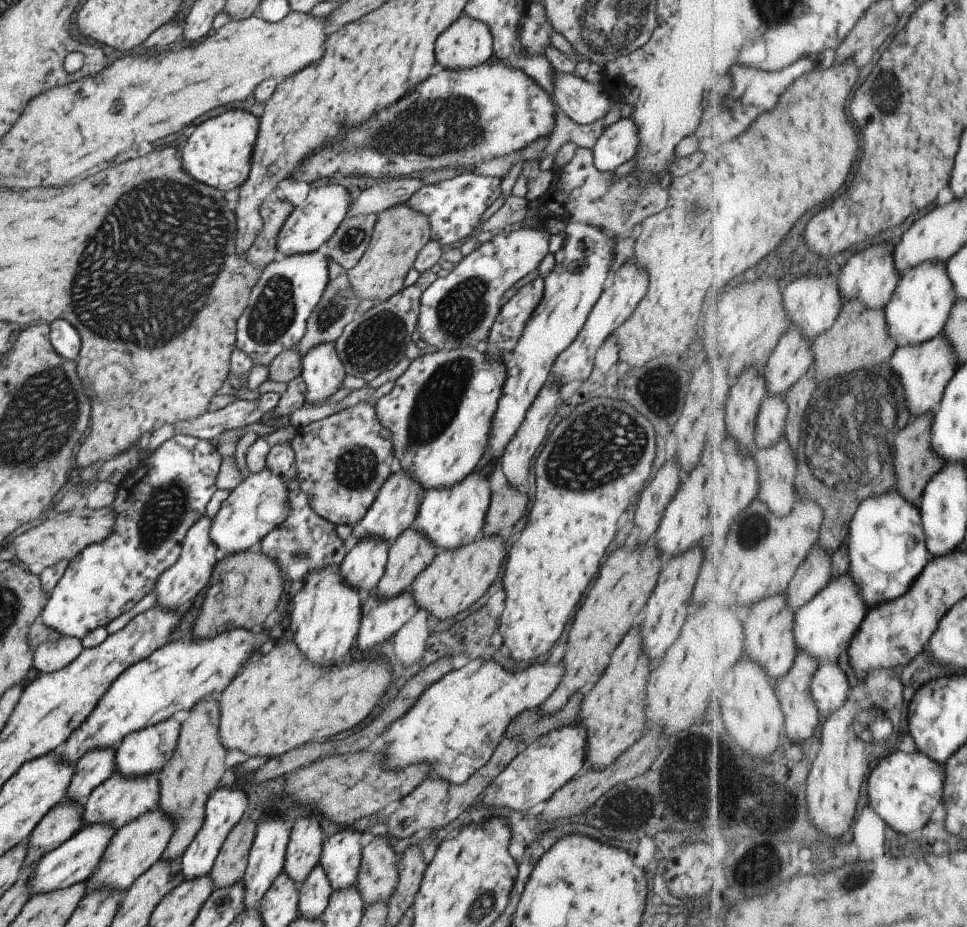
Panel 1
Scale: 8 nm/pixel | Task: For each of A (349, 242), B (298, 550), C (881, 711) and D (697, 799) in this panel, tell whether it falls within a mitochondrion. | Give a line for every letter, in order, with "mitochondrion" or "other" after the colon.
A: mitochondrion
B: mitochondrion
C: other
D: other

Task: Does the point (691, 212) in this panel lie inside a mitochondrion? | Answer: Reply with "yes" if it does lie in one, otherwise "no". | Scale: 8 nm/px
yes

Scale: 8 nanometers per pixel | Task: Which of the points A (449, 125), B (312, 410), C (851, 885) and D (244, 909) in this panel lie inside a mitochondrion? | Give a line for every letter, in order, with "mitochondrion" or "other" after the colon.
A: mitochondrion
B: other
C: mitochondrion
D: other

